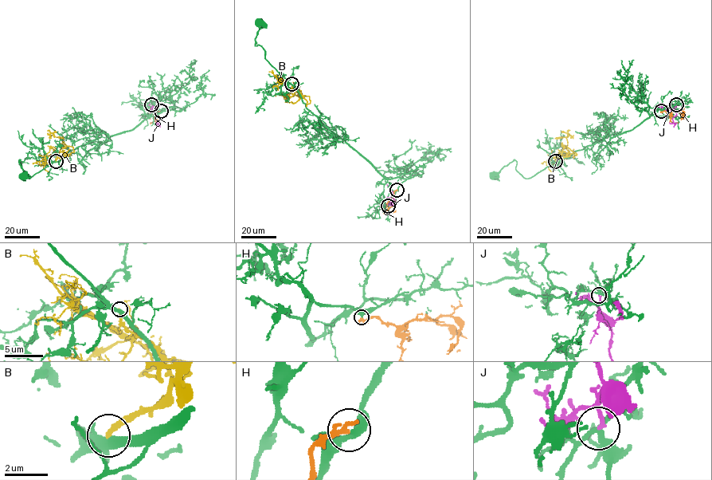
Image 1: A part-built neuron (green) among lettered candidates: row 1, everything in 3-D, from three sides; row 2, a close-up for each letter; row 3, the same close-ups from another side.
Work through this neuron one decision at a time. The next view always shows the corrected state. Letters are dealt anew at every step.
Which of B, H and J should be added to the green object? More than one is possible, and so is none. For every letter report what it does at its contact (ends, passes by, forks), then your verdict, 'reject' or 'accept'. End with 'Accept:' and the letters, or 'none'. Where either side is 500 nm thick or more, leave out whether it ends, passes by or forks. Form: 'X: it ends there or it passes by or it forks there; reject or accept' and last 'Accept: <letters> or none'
B: it ends there; reject
H: it ends there; accept
J: it ends there; reject
Accept: H

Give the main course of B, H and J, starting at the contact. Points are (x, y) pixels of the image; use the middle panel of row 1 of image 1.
B: (291, 84), (292, 87), (307, 101), (307, 105), (310, 103), (308, 96), (295, 95), (287, 96), (287, 102)
H: (397, 190), (393, 191), (393, 203), (388, 210), (390, 213), (393, 210)
J: (388, 206), (393, 198), (393, 192), (386, 184)

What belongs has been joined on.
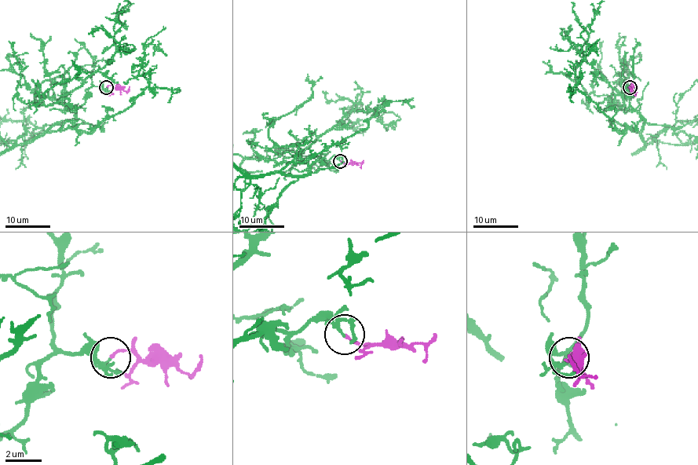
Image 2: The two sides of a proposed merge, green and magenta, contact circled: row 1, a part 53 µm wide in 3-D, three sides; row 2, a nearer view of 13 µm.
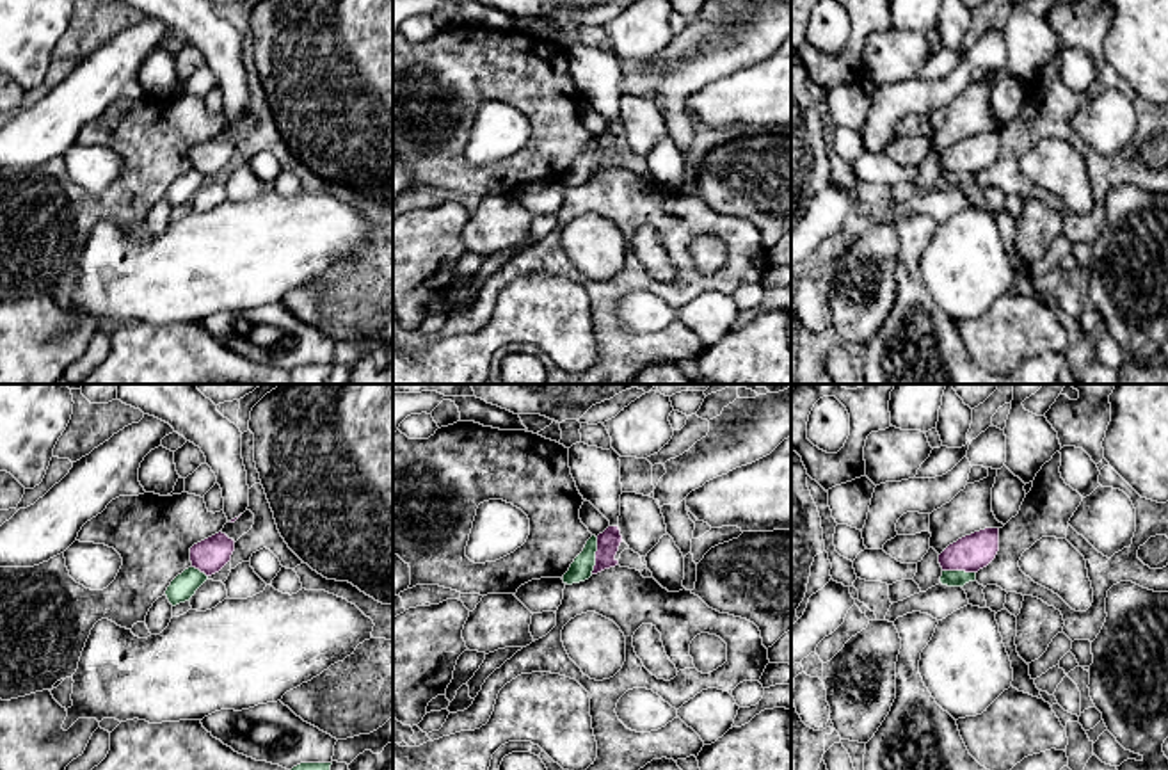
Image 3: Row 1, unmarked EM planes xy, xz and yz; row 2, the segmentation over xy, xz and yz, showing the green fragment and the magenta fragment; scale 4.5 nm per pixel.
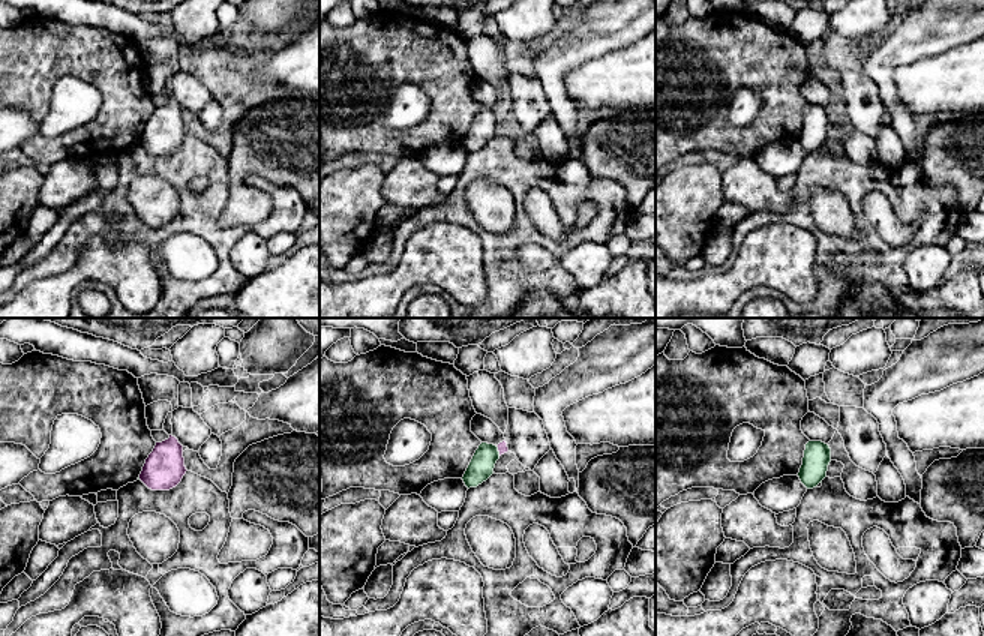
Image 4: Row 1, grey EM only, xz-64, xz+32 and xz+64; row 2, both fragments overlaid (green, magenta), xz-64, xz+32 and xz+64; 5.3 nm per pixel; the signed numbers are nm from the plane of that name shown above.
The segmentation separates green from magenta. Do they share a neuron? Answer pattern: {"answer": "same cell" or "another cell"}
{"answer": "another cell"}

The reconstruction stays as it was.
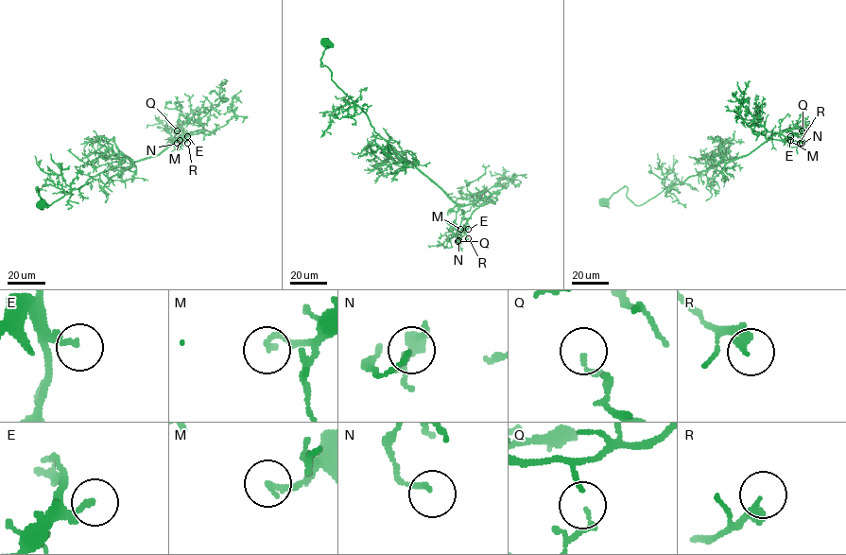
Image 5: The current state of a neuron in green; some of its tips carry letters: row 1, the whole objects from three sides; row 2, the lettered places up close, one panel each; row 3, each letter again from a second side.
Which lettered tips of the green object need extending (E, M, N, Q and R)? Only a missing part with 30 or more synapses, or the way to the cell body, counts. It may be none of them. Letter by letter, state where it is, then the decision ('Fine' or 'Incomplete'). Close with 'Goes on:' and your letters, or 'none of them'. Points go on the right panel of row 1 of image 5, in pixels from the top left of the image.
E: Place: (790, 136). Fine
M: Place: (790, 140). Fine
N: Place: (802, 143). Fine
Q: Place: (802, 130). Fine
R: Place: (800, 143). Fine
Goes on: none of them

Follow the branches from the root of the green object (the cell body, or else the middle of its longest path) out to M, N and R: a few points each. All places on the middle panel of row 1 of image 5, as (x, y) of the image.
M: (406, 160), (455, 202), (479, 207), (460, 229)
N: (406, 160), (455, 202), (479, 207), (466, 219), (466, 232), (456, 241), (458, 240)
R: (406, 160), (455, 202), (479, 207), (466, 219), (466, 232), (460, 239), (463, 241), (468, 238)

